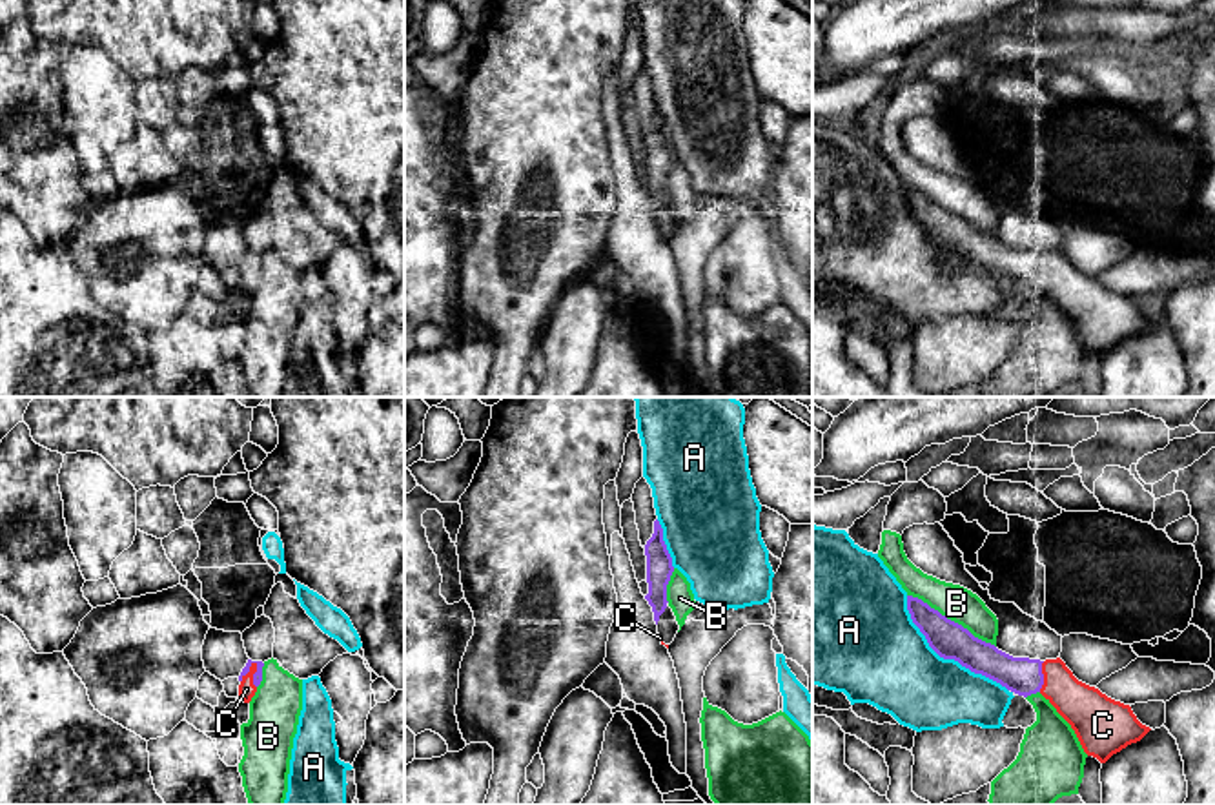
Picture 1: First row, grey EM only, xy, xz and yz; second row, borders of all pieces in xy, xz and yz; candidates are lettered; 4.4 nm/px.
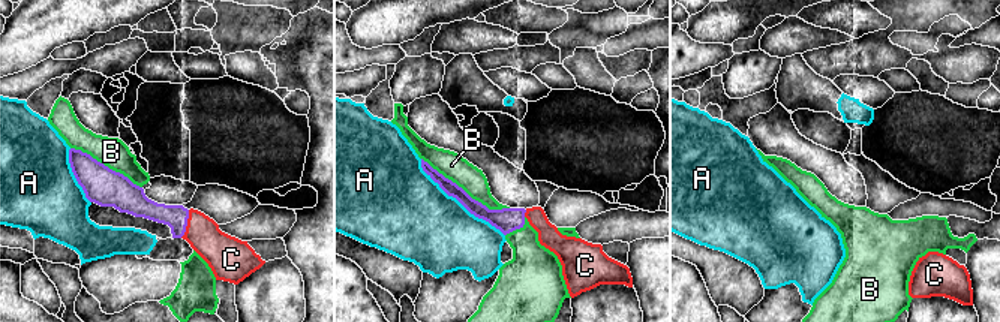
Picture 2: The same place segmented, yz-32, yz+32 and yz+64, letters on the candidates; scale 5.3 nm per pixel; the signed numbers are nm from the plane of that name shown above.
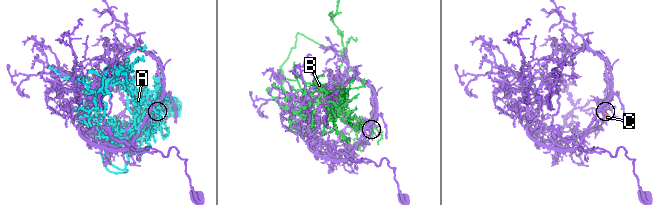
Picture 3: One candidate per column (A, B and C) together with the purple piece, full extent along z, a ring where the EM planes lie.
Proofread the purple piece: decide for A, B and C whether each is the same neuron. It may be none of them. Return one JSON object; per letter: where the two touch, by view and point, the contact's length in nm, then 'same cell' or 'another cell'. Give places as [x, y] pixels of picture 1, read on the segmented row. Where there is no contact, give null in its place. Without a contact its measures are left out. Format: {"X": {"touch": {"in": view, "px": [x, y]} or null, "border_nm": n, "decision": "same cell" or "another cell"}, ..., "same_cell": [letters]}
{"A": {"touch": {"in": "yz", "px": [944, 658]}, "border_nm": 600, "decision": "another cell"}, "B": {"touch": {"in": "yz", "px": [949, 620]}, "border_nm": 460, "decision": "another cell"}, "C": {"touch": {"in": "xy", "px": [254, 674]}, "border_nm": 120, "decision": "same cell"}, "same_cell": ["C"]}

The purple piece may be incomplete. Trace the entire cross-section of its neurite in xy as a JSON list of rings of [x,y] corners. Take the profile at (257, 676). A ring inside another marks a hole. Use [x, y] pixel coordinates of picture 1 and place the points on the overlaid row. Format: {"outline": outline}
{"outline": [[[248,659],[246,667],[242,668],[240,676],[239,676],[239,699],[244,703],[250,703],[251,698],[257,692],[257,687],[262,681],[262,661],[251,661]]]}

